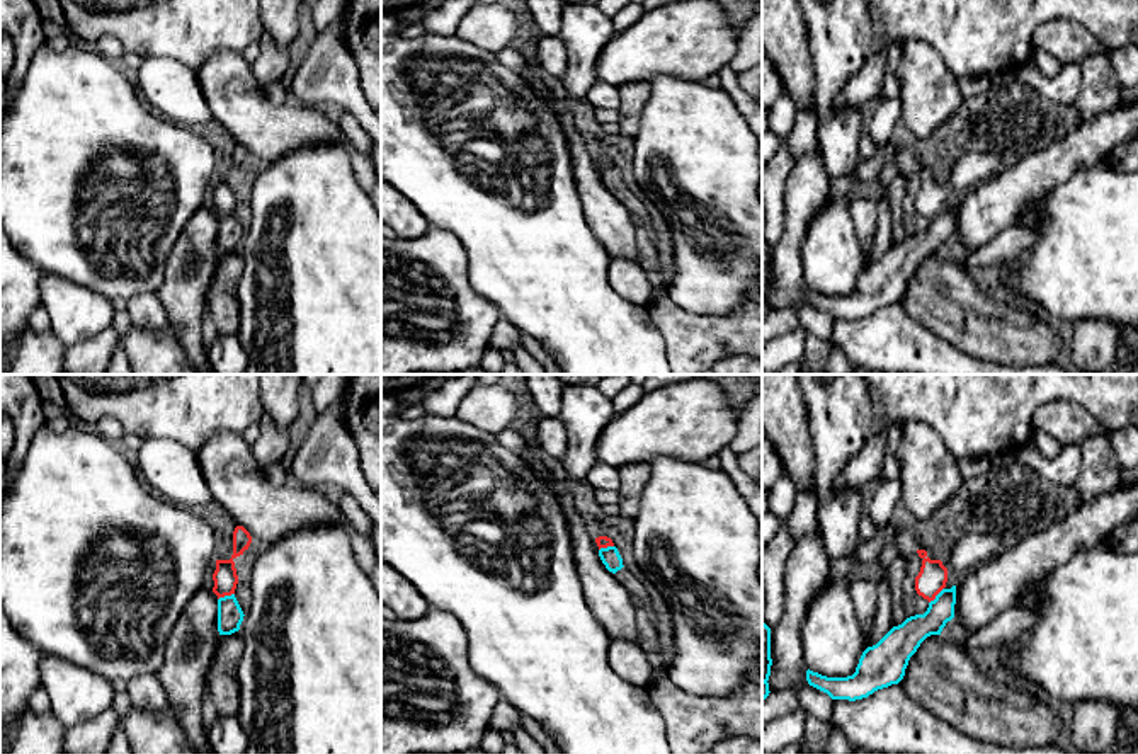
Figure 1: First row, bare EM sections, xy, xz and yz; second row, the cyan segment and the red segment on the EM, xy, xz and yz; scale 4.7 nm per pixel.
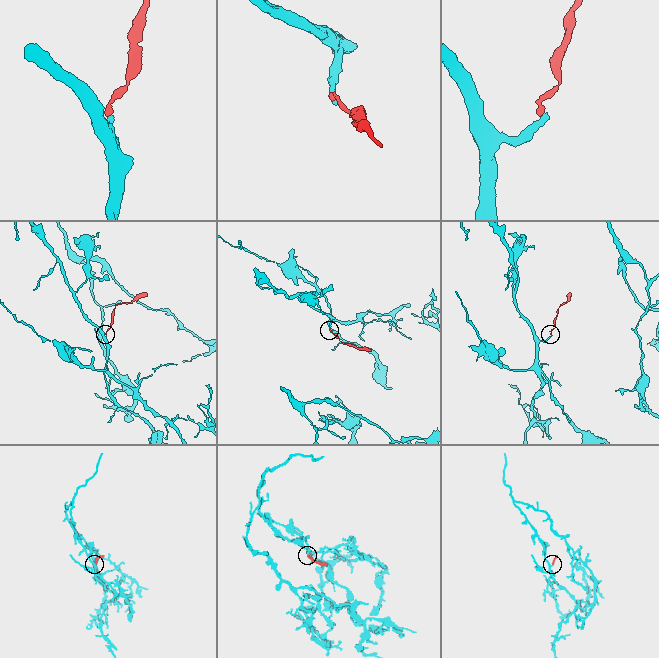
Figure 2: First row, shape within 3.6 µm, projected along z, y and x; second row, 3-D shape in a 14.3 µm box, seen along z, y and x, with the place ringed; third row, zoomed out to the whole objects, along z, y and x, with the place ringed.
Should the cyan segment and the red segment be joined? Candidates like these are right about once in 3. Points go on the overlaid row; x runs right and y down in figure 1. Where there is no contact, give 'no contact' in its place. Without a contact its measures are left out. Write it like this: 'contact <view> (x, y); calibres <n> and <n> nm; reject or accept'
contact xy (225, 596); calibres 120 and 120 nm; reject

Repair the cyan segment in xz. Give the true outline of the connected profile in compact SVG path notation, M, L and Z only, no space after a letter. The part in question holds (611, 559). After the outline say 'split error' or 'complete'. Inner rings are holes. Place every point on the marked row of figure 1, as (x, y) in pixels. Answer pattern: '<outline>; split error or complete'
M616 546L600 548L599 557L602 563L606 565L606 568L612 574L616 574L617 570L624 567L623 558Z; complete

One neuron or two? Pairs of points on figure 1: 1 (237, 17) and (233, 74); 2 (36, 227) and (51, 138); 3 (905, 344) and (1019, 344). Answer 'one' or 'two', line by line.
1: two
2: one
3: two

